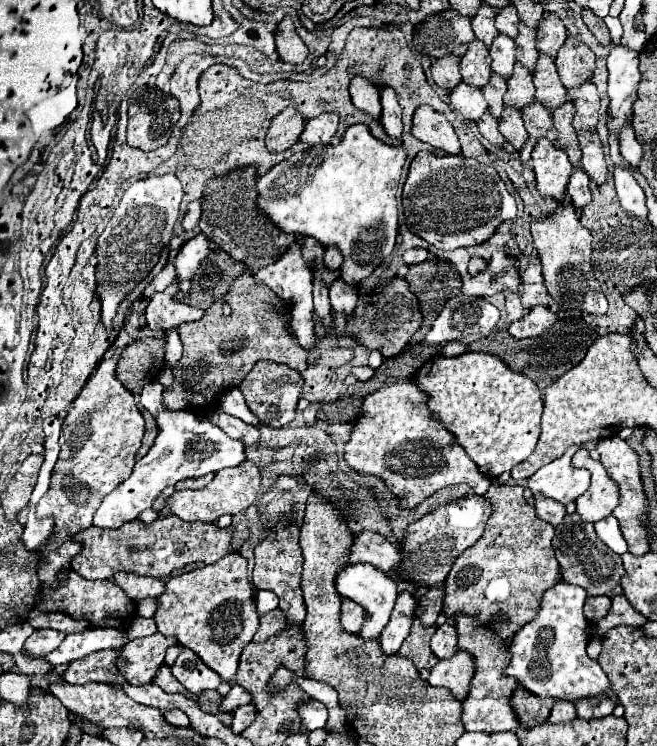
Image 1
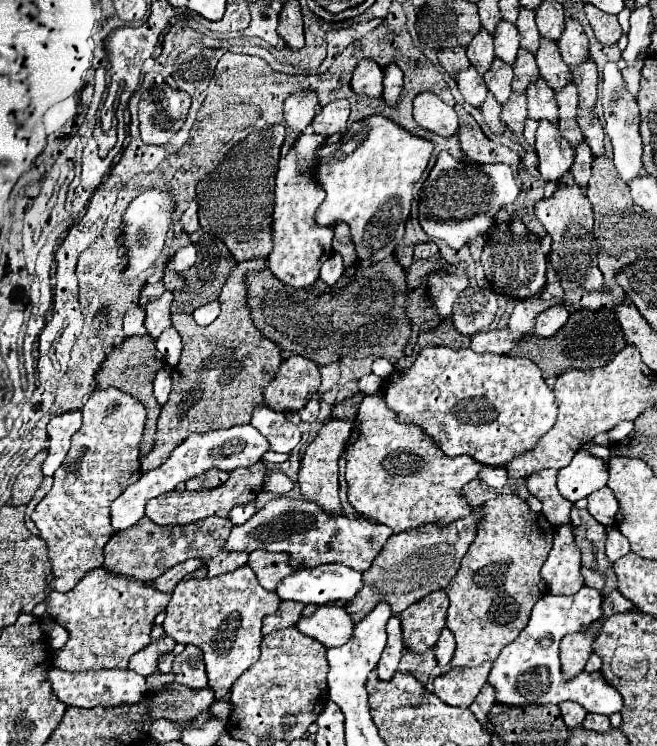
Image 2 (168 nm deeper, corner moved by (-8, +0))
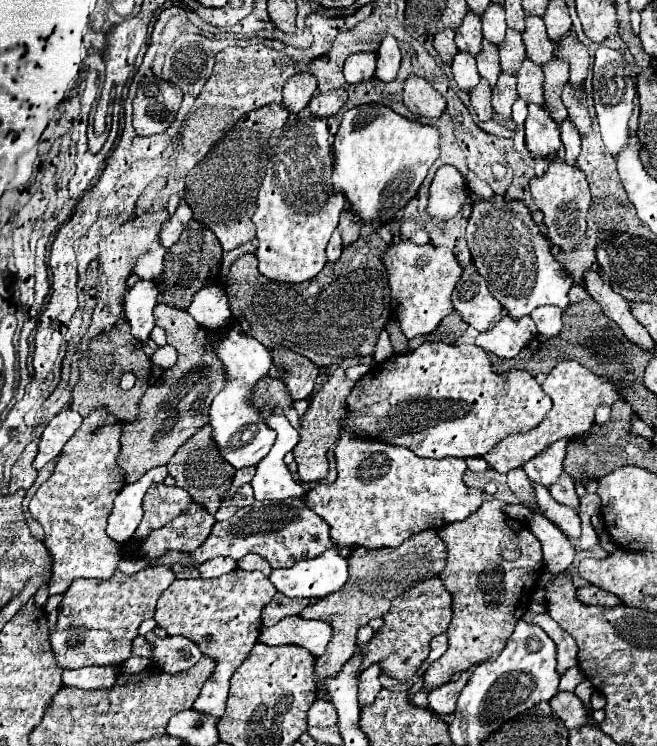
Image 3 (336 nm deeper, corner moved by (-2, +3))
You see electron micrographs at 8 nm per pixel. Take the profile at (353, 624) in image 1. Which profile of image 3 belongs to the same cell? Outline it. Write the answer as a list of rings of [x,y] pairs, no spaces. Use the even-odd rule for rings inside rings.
[[[290,616],[280,620],[276,626],[264,628],[258,636],[258,642],[268,646],[284,646],[296,644],[312,652],[312,656],[322,656],[328,642],[332,638],[332,628],[320,620],[300,620],[298,616]]]

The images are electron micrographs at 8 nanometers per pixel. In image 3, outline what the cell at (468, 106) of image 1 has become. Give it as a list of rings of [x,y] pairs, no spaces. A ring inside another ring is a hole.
[[[458,52],[456,54],[456,58],[452,60],[452,74],[454,74],[456,84],[466,92],[472,90],[480,80],[480,74],[476,70],[476,60],[468,52]]]

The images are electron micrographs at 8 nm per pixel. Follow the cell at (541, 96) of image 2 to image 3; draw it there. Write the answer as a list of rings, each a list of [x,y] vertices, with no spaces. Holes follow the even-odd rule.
[[[524,60],[524,64],[520,66],[520,70],[516,72],[518,78],[518,96],[526,102],[534,102],[534,104],[544,104],[544,74],[540,70],[540,66],[536,66],[532,60]]]

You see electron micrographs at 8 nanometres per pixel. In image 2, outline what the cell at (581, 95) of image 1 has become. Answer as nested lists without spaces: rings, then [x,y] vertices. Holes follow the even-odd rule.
[[[592,59],[584,61],[580,67],[572,71],[572,81],[578,87],[580,95],[580,109],[594,109],[596,97],[598,97],[598,73],[596,73],[596,63]]]

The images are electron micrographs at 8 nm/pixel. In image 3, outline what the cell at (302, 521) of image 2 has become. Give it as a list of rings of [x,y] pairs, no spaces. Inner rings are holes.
[[[254,500],[250,506],[238,510],[232,518],[216,522],[210,536],[190,556],[194,562],[206,562],[216,556],[228,556],[240,560],[244,554],[260,554],[272,568],[290,568],[300,560],[320,556],[324,550],[334,548],[342,556],[350,556],[354,548],[338,548],[328,536],[328,524],[308,510],[304,500]]]

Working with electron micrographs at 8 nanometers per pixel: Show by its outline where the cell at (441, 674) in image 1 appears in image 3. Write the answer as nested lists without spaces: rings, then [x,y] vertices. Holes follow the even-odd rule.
[[[462,672],[458,680],[452,680],[440,688],[428,692],[428,708],[438,716],[452,714],[456,708],[456,696],[460,694],[460,690],[468,682],[468,678],[470,678],[468,672]]]

